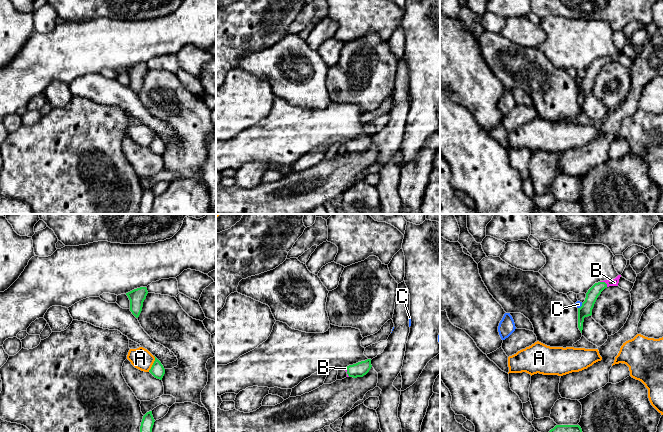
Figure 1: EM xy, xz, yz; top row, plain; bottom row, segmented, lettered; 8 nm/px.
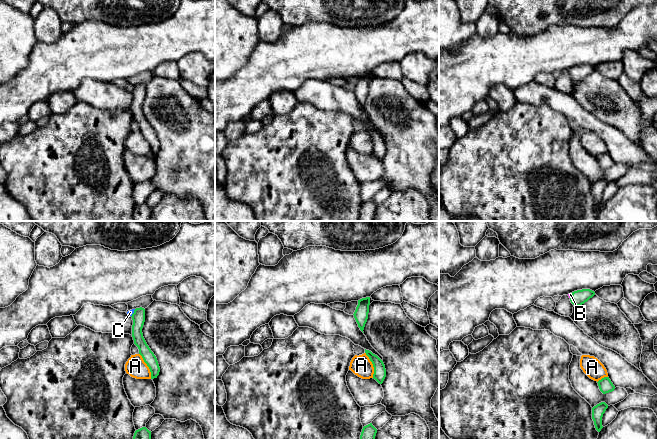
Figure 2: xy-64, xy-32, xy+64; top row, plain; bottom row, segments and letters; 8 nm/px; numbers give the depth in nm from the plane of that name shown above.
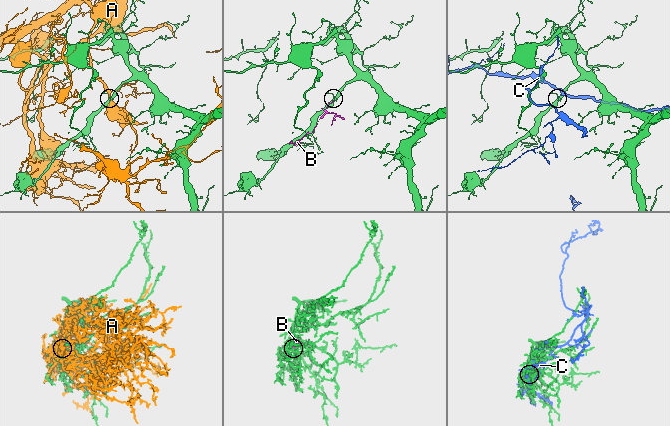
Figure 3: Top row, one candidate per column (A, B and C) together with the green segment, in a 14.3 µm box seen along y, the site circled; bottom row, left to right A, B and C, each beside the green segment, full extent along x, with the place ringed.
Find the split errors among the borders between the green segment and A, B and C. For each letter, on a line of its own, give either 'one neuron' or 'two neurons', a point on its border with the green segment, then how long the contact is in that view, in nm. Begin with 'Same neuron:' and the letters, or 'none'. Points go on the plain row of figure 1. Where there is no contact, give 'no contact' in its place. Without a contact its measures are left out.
Same neuron: B
A: two neurons; contact xy (153, 140); length 140 nm
B: one neuron; contact yz (604, 58); length 80 nm
C: two neurons; contact yz (581, 82); length 60 nm

